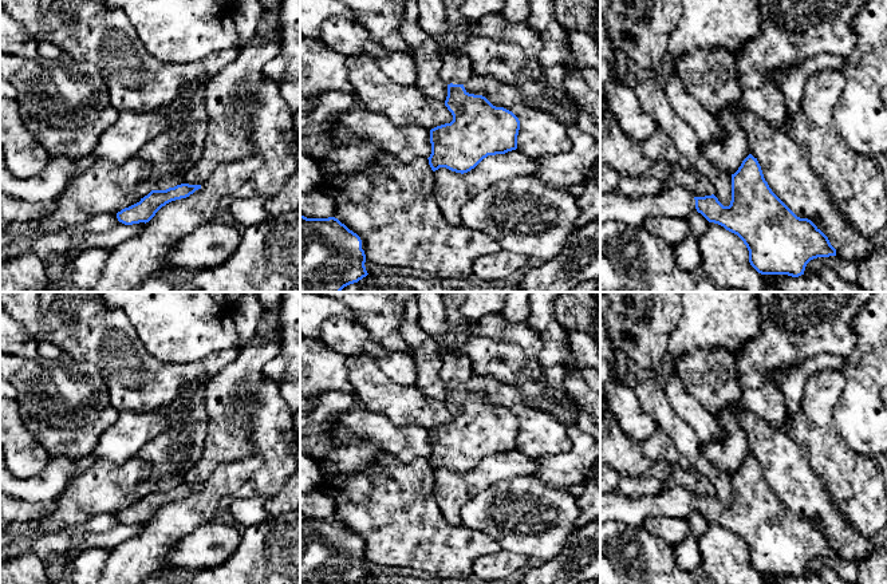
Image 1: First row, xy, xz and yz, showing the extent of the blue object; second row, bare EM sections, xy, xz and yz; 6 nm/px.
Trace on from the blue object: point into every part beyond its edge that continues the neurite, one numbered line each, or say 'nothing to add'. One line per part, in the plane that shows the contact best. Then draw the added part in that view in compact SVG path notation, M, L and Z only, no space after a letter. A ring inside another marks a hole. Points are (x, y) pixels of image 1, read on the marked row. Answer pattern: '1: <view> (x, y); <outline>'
1: xz (456, 68); M452 31L439 43L442 66L439 78L446 84L466 84L473 78L473 67L468 56L458 51L464 33Z

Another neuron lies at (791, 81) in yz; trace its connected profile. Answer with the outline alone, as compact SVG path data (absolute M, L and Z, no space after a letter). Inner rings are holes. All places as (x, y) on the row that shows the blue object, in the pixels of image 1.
M821 54L803 62L799 66L788 67L774 75L774 82L778 84L785 96L788 114L795 115L801 106L804 86L807 79L819 71L833 68L841 71L844 58L839 55Z

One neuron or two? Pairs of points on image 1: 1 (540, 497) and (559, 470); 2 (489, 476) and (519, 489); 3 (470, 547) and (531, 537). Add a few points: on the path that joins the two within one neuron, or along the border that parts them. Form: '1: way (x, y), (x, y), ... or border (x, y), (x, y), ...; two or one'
1: border (535, 476), (546, 485), (567, 488); two
2: border (532, 476), (497, 480), (473, 496); two
3: border (470, 528), (489, 535), (503, 548); two

